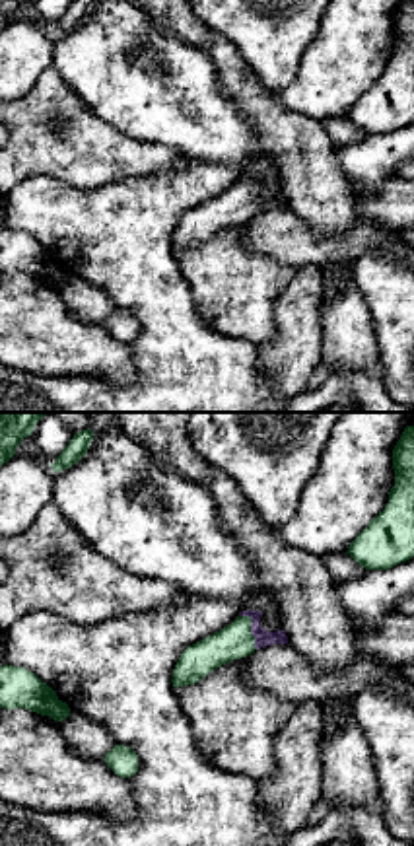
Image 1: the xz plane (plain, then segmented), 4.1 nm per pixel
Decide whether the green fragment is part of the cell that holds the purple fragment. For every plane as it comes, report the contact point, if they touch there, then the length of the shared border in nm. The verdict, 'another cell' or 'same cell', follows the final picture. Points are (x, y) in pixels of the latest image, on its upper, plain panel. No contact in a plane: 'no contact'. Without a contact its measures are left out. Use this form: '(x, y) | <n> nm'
(251, 193) | 170 nm

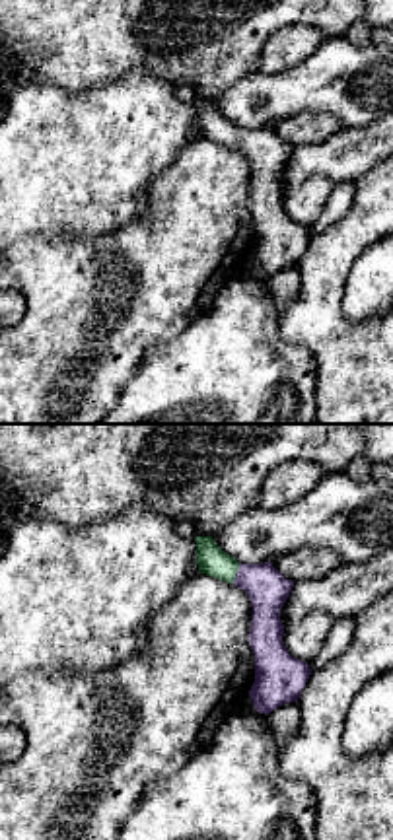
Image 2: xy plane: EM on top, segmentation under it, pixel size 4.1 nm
(236, 139) | 90 nm

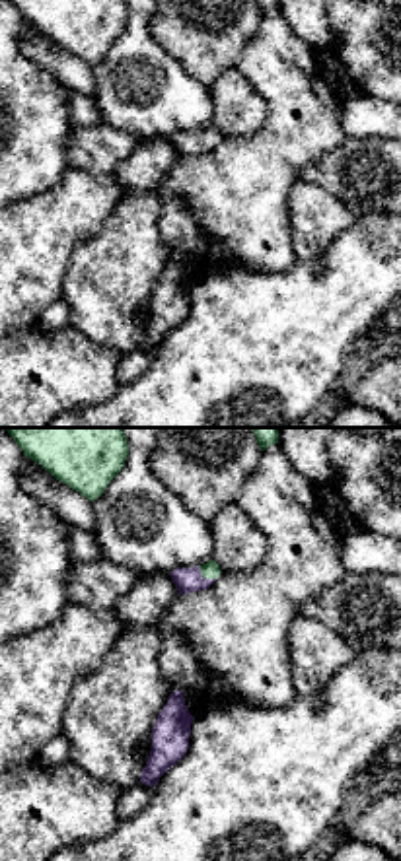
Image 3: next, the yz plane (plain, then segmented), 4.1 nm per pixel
(205, 142) | 100 nm

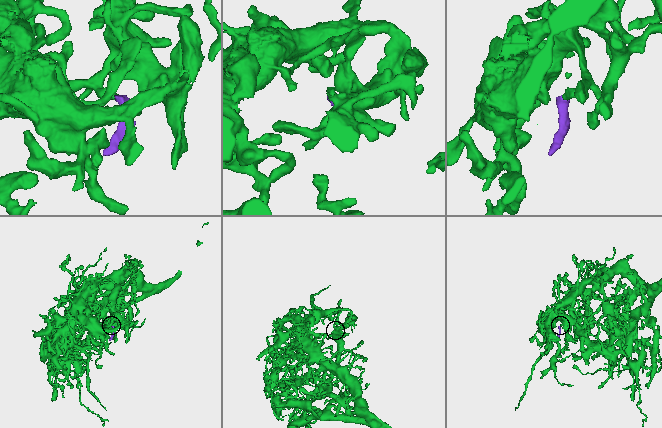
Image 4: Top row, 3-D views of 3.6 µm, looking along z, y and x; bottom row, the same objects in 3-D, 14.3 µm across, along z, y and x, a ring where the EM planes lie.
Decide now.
same cell

